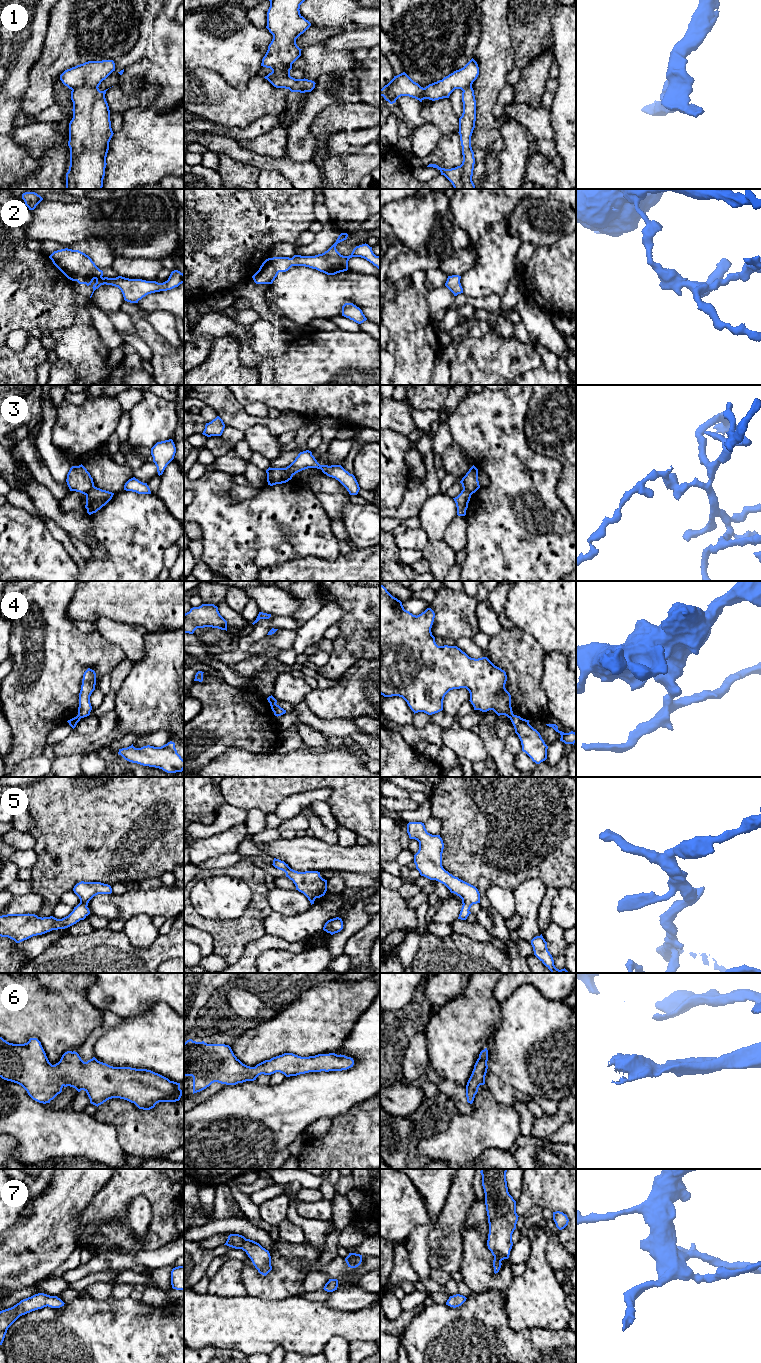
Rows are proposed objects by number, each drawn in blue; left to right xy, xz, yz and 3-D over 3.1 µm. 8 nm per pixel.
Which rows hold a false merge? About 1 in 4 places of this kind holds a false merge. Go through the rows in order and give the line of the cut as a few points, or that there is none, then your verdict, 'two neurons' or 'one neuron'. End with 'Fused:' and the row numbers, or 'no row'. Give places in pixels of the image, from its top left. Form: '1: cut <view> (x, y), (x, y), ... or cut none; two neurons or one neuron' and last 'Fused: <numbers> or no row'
1: cut xy (100, 81), (93, 85), (76, 87), (72, 90); two neurons
2: cut none; one neuron
3: cut xz (284, 468), (292, 476); two neurons
4: cut xy (77, 715), (81, 717); two neurons
5: cut none; one neuron
6: cut none; one neuron
7: cut none; one neuron
Fused: 1, 3, 4

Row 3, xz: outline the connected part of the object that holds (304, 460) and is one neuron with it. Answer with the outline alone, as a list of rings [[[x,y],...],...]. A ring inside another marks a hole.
[[[309,450],[300,452],[295,460],[285,469],[293,477],[296,473],[308,468],[321,469],[327,476],[335,478],[347,489],[350,495],[357,495],[360,490],[353,474],[350,474],[341,465],[320,465]]]

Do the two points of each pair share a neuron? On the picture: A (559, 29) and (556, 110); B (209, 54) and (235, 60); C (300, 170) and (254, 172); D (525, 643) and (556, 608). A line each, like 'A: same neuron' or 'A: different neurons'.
A: same neuron
B: same neuron
C: different neurons
D: different neurons

